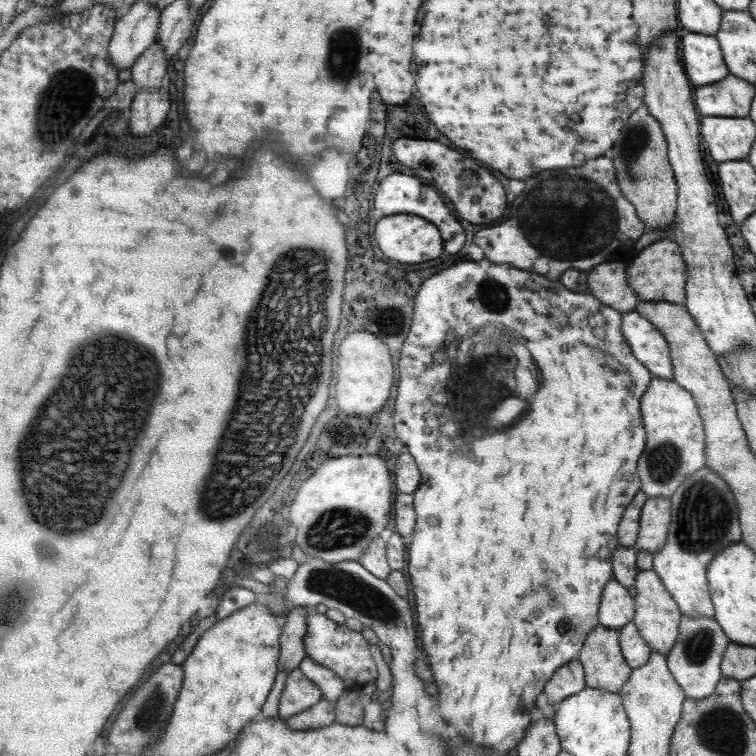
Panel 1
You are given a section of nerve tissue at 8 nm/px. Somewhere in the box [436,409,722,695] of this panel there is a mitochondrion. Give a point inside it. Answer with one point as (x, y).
(663, 463)

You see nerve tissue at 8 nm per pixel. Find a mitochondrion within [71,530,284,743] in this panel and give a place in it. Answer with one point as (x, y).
(156, 707)

